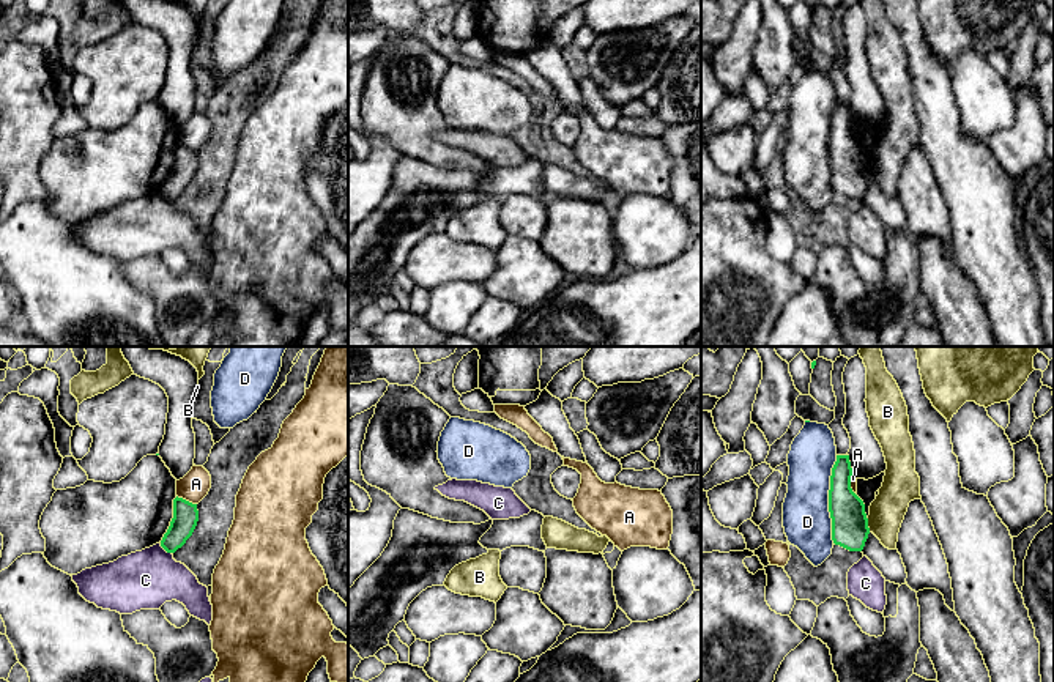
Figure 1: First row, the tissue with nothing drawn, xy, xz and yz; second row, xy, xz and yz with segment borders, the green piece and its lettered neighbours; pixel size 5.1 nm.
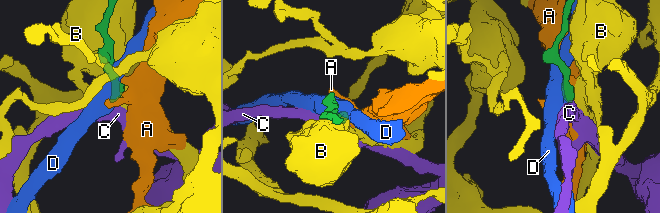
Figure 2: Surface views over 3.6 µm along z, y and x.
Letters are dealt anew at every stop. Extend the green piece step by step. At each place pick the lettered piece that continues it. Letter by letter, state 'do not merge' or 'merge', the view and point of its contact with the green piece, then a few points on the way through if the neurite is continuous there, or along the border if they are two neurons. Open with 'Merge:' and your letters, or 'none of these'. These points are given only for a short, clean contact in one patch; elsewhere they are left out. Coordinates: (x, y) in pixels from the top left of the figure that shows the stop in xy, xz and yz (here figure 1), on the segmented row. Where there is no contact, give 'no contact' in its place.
Merge: none of these
A: do not merge; contact xy (185, 500); border xy (177, 495), (196, 504)
B: do not merge; contact yz (867, 525)
C: do not merge; contact xy (166, 550); border xy (159, 544), (170, 553)
D: do not merge; contact yz (829, 500)

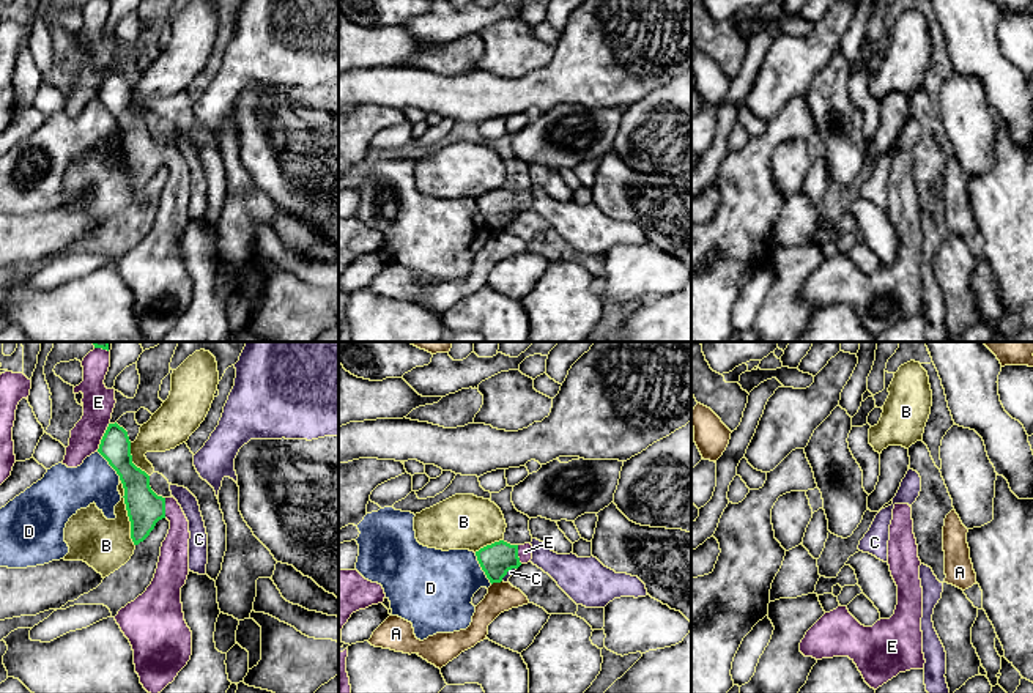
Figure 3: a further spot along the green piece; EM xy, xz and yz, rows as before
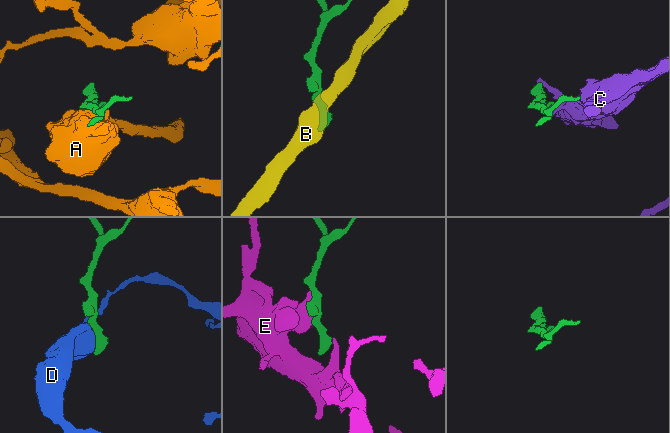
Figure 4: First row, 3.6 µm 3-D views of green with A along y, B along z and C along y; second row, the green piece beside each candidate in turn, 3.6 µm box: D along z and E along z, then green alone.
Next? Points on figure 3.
Merge: E
A: do not merge; contact xz (496, 581)
B: do not merge; contact xy (128, 512)
C: do not merge; contact xz (507, 570); border xz (515, 567), (501, 580)
D: do not merge; contact xz (482, 569)
E: merge; contact xy (103, 437)

